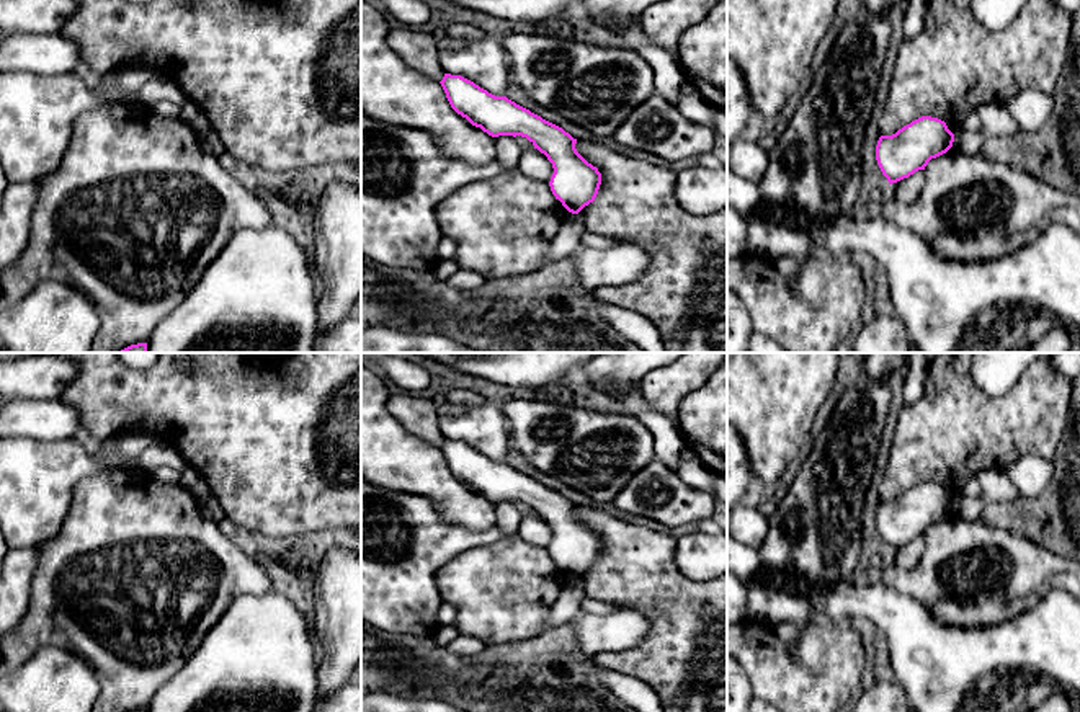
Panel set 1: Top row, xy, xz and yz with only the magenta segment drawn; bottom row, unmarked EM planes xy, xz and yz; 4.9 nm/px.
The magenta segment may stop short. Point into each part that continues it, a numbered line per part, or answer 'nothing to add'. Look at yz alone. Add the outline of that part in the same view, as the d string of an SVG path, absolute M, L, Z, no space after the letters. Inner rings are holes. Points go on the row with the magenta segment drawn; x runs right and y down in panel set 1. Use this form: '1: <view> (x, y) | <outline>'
nothing to add

